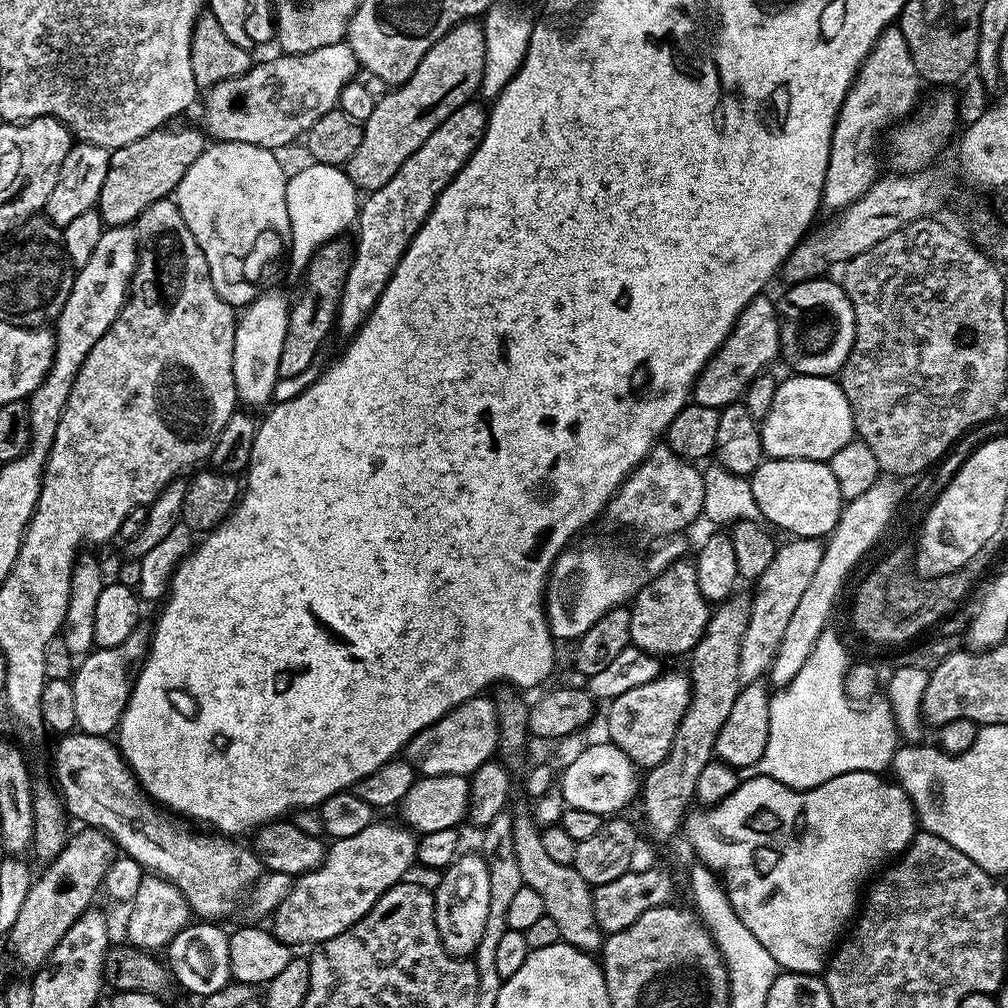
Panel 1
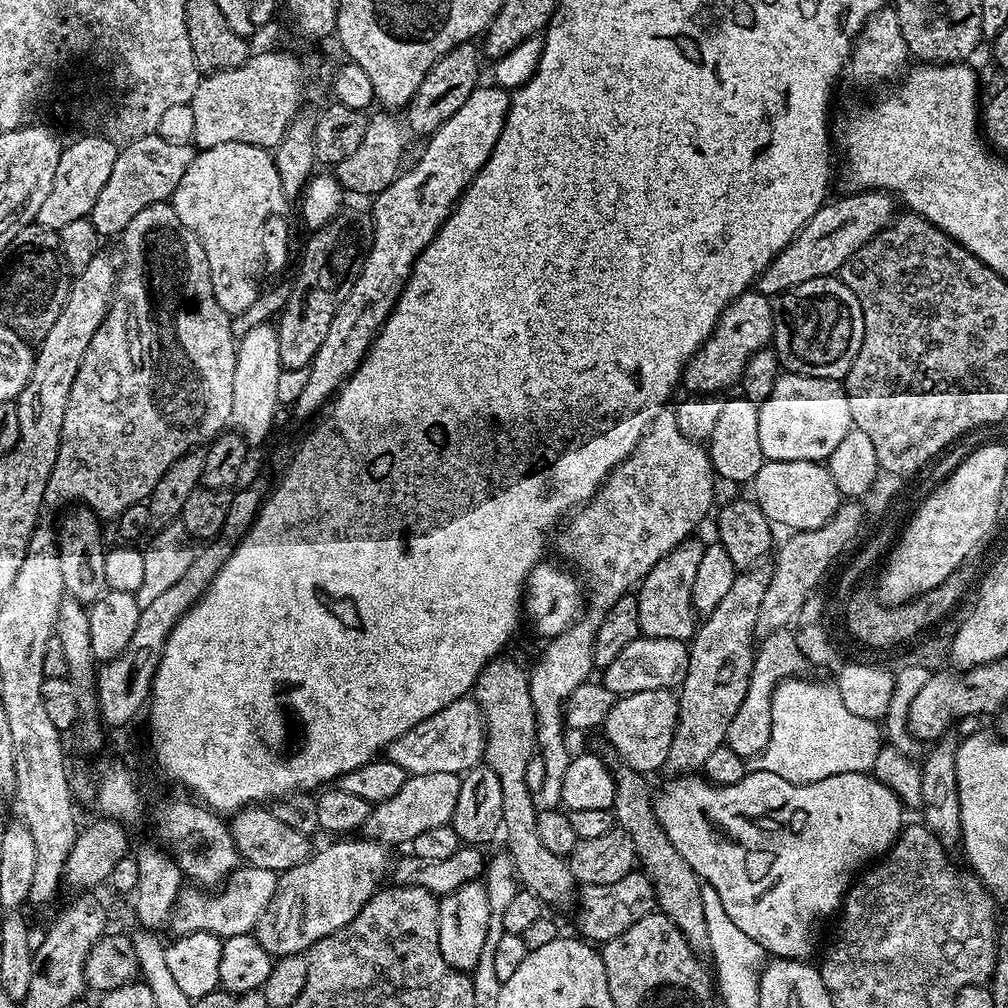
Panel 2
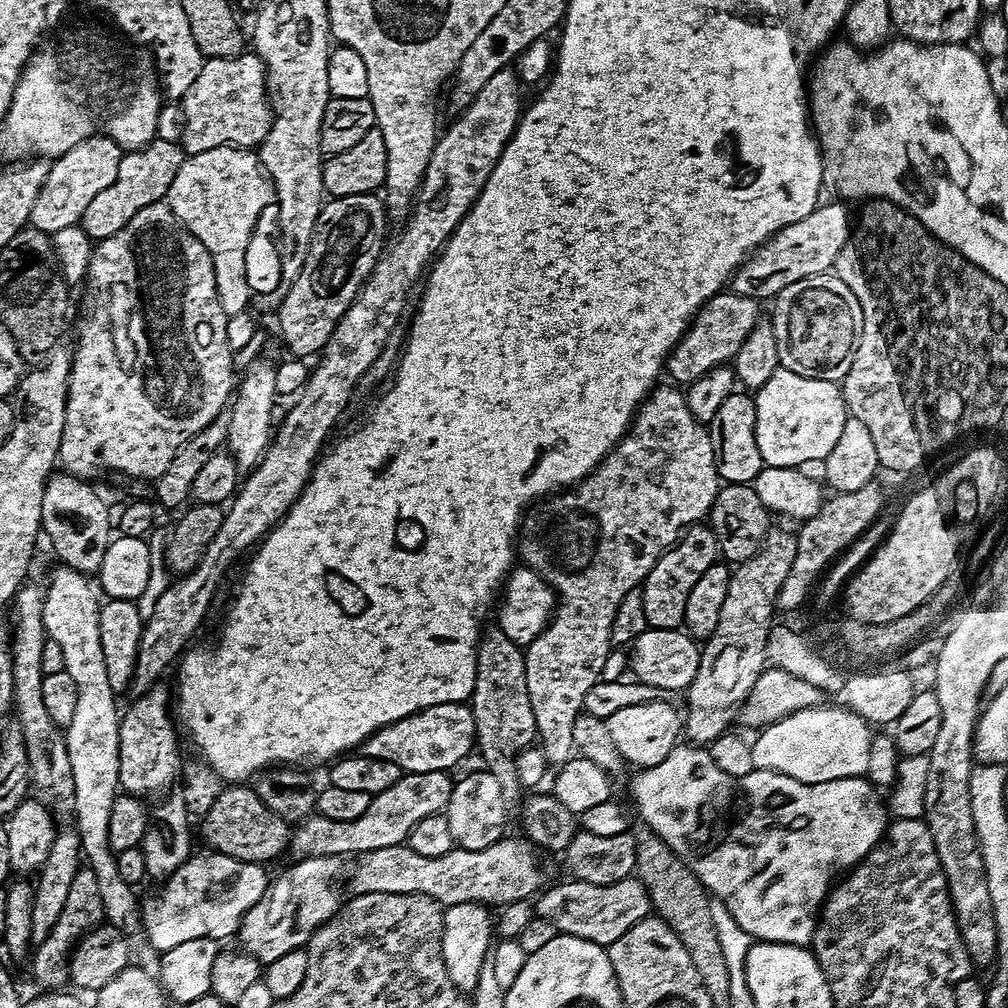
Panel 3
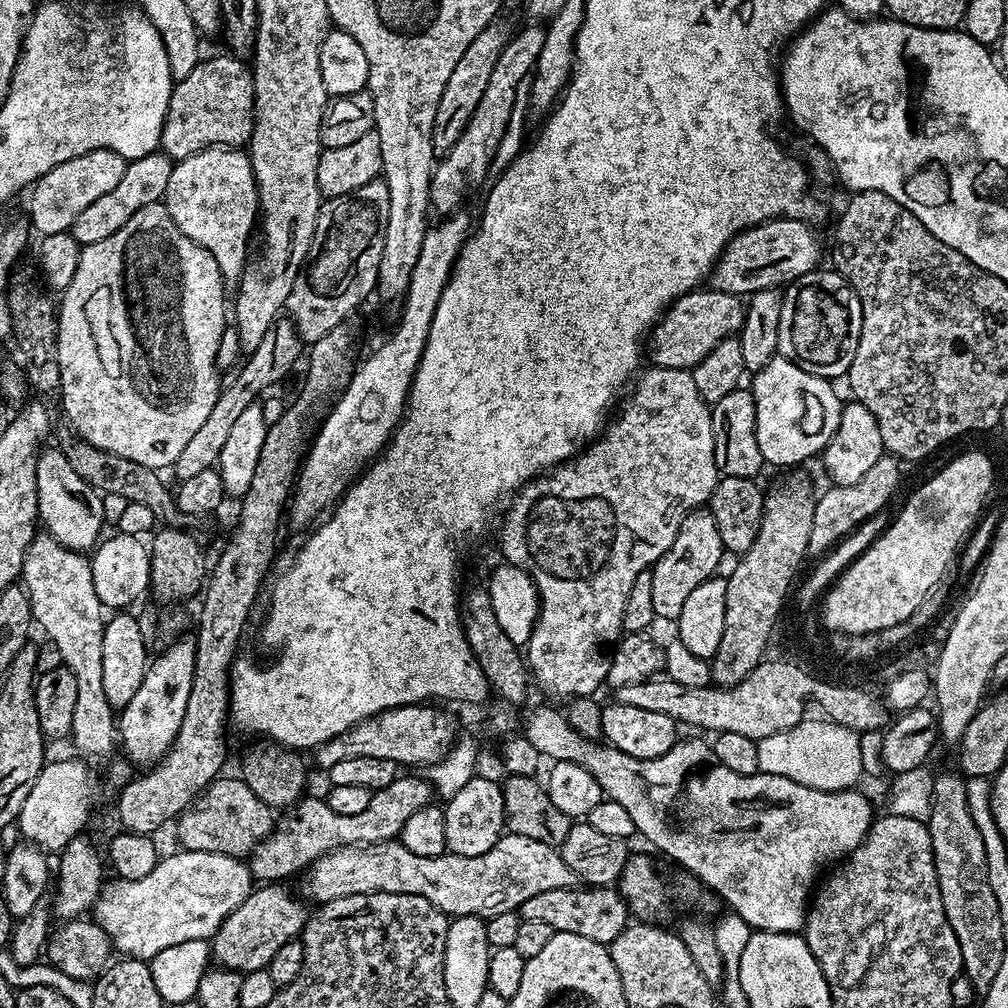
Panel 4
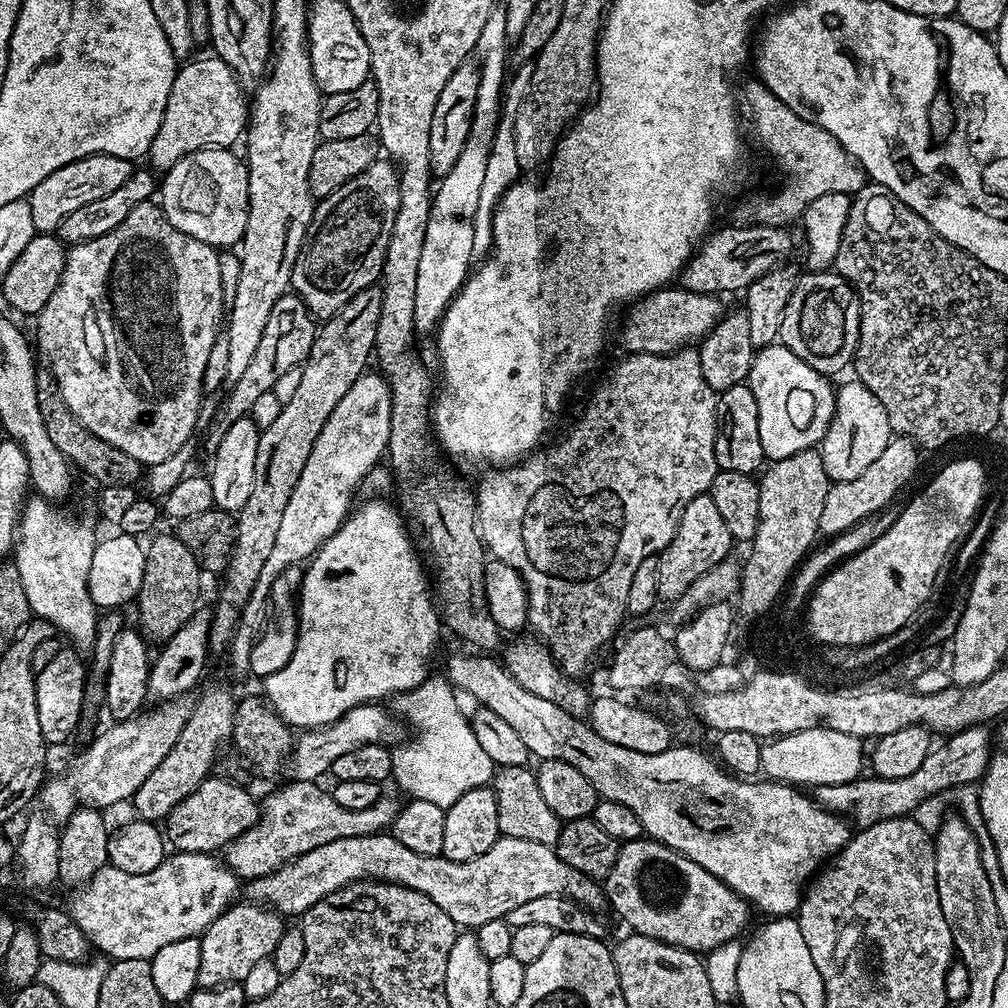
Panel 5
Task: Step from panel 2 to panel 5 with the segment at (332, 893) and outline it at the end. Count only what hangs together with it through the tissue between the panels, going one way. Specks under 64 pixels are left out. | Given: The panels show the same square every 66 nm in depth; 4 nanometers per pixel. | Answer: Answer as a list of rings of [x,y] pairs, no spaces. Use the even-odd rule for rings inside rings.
[[[260,902],[233,903],[199,937],[202,958],[198,962],[197,985],[218,988],[221,984],[243,982],[257,962],[269,959],[286,927],[285,917]]]

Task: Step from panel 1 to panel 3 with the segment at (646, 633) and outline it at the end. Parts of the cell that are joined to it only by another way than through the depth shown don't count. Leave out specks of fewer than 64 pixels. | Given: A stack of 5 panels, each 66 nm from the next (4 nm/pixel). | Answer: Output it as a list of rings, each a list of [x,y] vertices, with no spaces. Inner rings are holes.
[[[708,526],[689,528],[668,551],[663,552],[655,566],[648,571],[648,576],[642,585],[642,602],[646,606],[648,627],[679,629],[684,623],[686,598],[690,590],[694,590],[698,578],[706,574],[709,566],[717,563],[719,556],[720,547],[716,536]]]

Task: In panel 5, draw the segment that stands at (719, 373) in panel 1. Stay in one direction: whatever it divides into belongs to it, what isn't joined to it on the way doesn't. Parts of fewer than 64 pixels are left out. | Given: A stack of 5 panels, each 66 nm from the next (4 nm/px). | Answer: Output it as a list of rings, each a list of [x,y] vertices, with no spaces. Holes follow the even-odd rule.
[[[683,286],[658,288],[627,309],[628,317],[620,328],[620,340],[628,347],[629,353],[645,352],[668,356],[672,352],[679,352],[681,348],[703,340],[726,315],[726,308],[720,305],[720,300],[719,295],[691,292]]]

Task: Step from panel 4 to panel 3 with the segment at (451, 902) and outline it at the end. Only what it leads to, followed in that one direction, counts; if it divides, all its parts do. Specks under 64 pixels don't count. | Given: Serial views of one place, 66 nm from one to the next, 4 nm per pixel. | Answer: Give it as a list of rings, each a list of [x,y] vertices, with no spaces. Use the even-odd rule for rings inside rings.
[[[502,838],[494,842],[494,846],[486,846],[486,850],[466,850],[455,846],[438,858],[426,858],[422,854],[414,854],[407,843],[398,846],[386,846],[386,850],[370,850],[359,857],[360,865],[351,869],[352,892],[362,894],[422,894],[429,896],[441,906],[474,902],[485,906],[503,906],[510,902],[518,902],[535,897],[545,883],[544,872],[540,869],[537,849],[527,839],[508,840]]]

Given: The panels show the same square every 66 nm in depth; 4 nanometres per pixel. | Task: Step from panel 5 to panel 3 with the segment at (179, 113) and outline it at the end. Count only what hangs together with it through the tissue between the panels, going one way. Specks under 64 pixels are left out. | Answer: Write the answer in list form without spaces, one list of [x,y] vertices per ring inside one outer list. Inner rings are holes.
[[[248,50],[230,58],[205,59],[198,78],[190,85],[190,90],[179,101],[184,111],[184,129],[178,135],[179,143],[188,156],[202,154],[202,150],[215,148],[247,148],[255,149],[266,138],[272,125],[273,110],[268,98],[268,82],[264,71],[264,63],[255,51]]]

